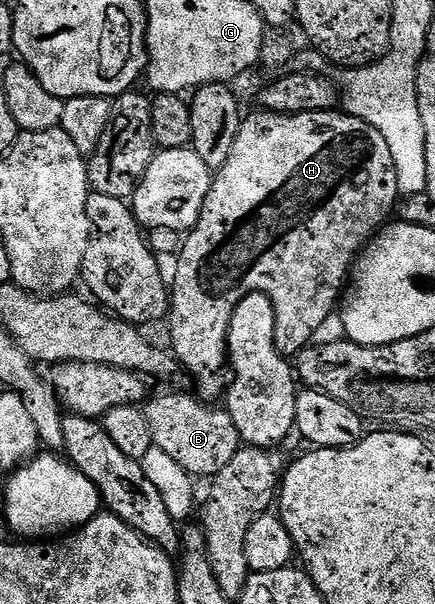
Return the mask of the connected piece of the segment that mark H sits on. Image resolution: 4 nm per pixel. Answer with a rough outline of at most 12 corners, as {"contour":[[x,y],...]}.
{"contour":[[247,112],[170,289],[197,396],[241,301],[290,359],[400,200],[376,127]]}

